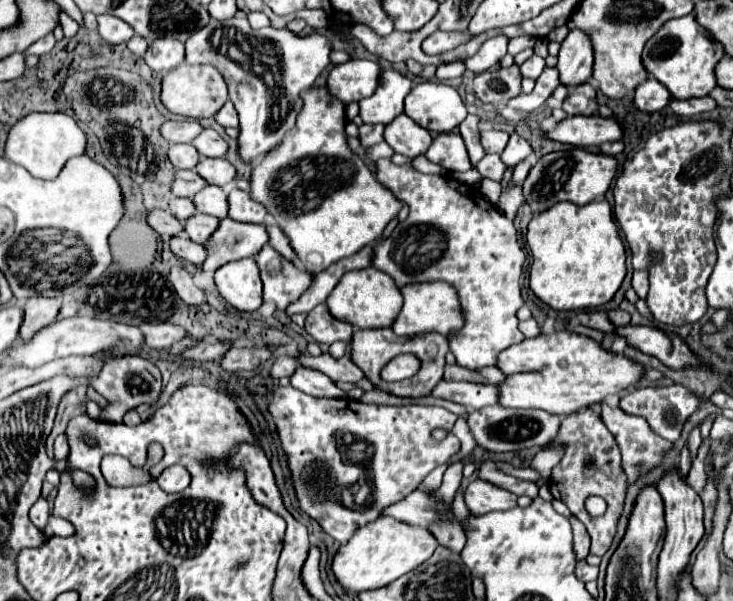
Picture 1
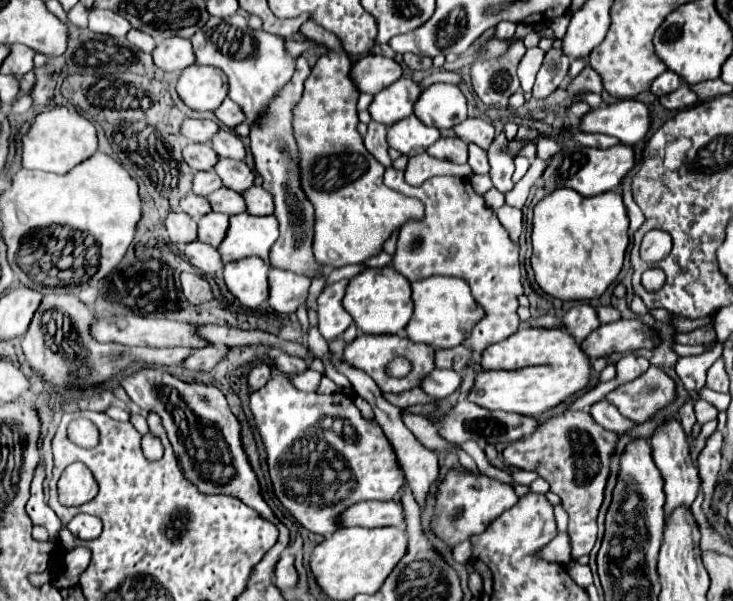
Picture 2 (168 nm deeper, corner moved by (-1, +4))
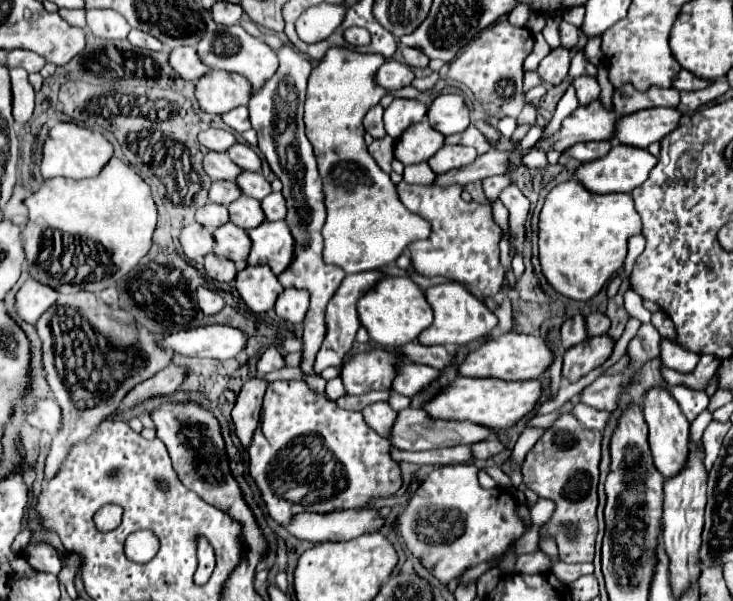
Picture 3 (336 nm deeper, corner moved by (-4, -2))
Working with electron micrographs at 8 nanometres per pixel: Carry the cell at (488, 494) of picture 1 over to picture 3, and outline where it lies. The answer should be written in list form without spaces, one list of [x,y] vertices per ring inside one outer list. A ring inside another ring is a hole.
[[[473,463],[443,465],[433,469],[403,505],[395,519],[395,529],[421,565],[447,585],[479,563],[497,561],[507,551],[511,539],[525,533],[523,521],[515,515],[515,505],[513,497],[501,487],[483,489]]]

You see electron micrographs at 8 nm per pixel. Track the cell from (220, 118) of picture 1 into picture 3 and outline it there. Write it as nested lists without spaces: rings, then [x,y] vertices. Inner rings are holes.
[[[237,107],[229,113],[223,115],[223,123],[229,125],[231,129],[235,129],[237,133],[243,133],[247,129],[251,129],[251,121],[249,121],[249,111],[247,107]]]

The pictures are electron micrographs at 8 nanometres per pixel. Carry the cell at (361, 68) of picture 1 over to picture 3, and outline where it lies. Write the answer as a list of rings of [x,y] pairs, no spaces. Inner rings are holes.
[[[385,61],[377,71],[377,83],[385,89],[401,89],[405,85],[411,85],[413,79],[415,75],[411,67],[399,61]]]

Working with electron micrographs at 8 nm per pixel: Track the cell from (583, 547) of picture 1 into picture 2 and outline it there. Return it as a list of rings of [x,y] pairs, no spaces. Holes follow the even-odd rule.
[[[560,533],[558,539],[554,539],[554,543],[550,543],[550,547],[546,551],[542,551],[542,555],[548,555],[554,561],[562,561],[562,565],[568,565],[572,561],[572,545],[570,545],[570,535],[568,533]]]

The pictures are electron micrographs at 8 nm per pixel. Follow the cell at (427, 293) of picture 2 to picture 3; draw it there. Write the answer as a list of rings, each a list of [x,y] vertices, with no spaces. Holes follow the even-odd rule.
[[[455,281],[441,283],[435,287],[429,287],[425,295],[435,311],[435,321],[419,335],[419,343],[423,345],[467,345],[469,341],[481,339],[487,333],[491,333],[491,329],[497,325],[497,317],[485,307],[483,301],[479,301],[461,283],[455,283]]]

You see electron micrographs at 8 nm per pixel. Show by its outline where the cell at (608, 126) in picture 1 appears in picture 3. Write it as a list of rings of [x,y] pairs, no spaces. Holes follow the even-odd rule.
[[[655,107],[631,113],[629,117],[617,119],[615,139],[633,147],[649,147],[655,141],[661,141],[673,129],[679,127],[683,113],[677,107]]]

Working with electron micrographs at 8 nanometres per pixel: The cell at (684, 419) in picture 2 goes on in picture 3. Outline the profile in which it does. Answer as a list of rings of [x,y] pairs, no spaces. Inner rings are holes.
[[[673,385],[669,389],[669,393],[679,401],[685,417],[689,421],[693,421],[703,409],[707,409],[709,405],[709,397],[705,391],[697,391],[697,389],[691,389],[687,385]]]

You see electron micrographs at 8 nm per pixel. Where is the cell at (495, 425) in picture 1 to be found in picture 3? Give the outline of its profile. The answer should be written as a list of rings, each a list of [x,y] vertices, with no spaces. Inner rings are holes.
[[[403,409],[397,413],[397,419],[391,427],[391,439],[389,443],[397,449],[409,449],[409,451],[425,451],[425,449],[439,449],[439,447],[453,447],[453,445],[471,445],[477,441],[483,441],[493,433],[487,427],[479,427],[471,421],[433,421],[427,413],[421,409]]]

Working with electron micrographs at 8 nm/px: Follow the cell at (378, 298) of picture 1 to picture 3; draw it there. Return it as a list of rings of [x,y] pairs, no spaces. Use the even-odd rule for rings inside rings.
[[[385,277],[357,303],[361,325],[379,345],[393,347],[417,341],[419,333],[433,323],[433,309],[425,299],[425,291],[409,277]]]

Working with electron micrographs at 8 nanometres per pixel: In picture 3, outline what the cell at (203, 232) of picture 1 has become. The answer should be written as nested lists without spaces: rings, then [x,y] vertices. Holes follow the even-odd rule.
[[[225,223],[219,229],[215,229],[213,237],[215,237],[215,251],[213,251],[215,255],[231,259],[237,265],[245,267],[251,251],[251,239],[245,229],[233,223]]]

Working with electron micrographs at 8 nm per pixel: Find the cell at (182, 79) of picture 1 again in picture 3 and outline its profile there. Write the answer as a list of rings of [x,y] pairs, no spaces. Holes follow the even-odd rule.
[[[211,69],[205,77],[201,77],[195,91],[199,107],[213,115],[223,115],[235,107],[247,105],[251,93],[253,87],[243,75],[219,69]]]

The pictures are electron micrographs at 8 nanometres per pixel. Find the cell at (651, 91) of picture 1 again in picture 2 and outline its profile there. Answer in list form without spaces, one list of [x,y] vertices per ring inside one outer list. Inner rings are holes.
[[[664,71],[660,77],[654,79],[650,93],[654,93],[656,97],[664,97],[664,95],[676,91],[680,85],[682,85],[682,81],[678,79],[678,75],[674,75],[672,71]]]

